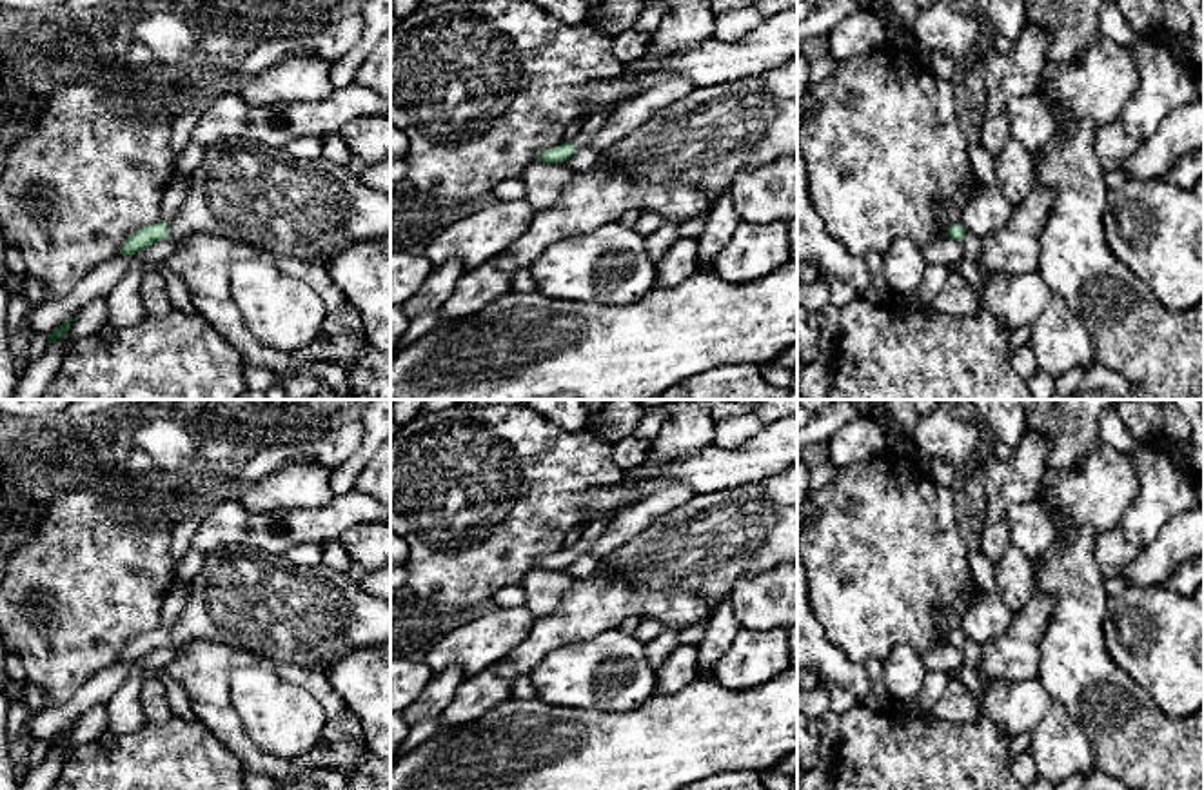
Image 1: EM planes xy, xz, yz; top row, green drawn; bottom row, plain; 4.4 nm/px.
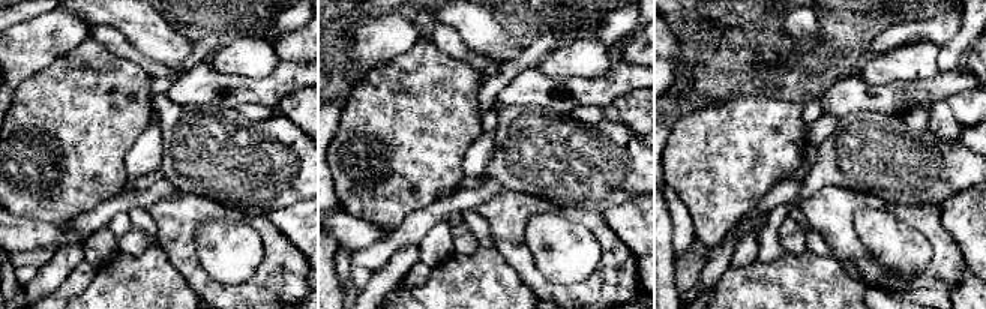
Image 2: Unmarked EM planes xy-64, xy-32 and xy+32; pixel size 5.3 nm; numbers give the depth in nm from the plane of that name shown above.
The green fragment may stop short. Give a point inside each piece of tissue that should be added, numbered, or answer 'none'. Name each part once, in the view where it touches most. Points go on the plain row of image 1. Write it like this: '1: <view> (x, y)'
1: xz (592, 531)

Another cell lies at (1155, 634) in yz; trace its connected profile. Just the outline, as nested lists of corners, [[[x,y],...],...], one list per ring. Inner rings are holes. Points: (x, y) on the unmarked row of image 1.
[[[1130,587],[1108,597],[1104,636],[1111,659],[1169,717],[1204,710],[1204,587],[1184,596],[1166,587]]]

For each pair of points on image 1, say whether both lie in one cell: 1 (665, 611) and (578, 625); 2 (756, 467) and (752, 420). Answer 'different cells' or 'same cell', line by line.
1: same cell
2: different cells

